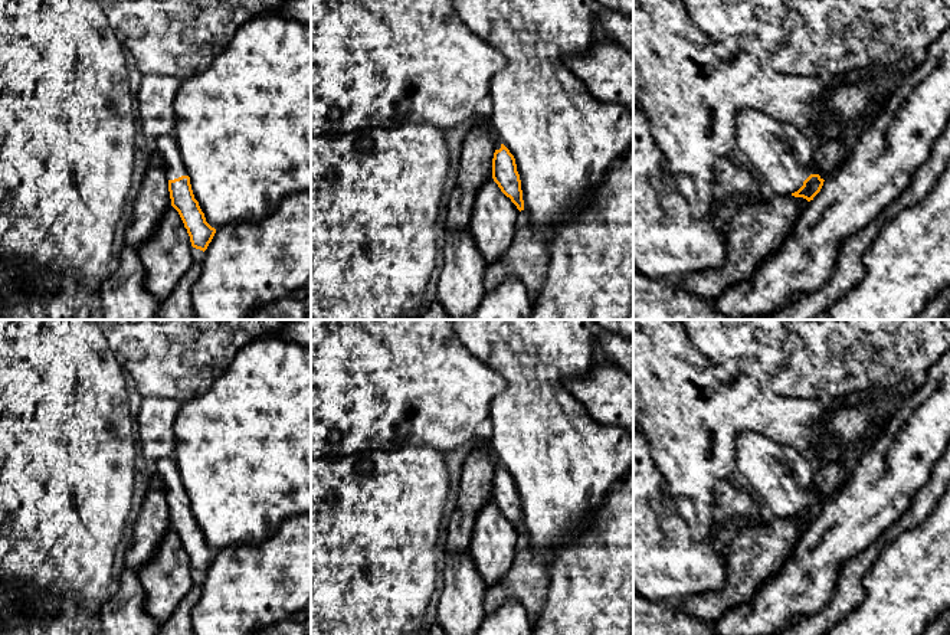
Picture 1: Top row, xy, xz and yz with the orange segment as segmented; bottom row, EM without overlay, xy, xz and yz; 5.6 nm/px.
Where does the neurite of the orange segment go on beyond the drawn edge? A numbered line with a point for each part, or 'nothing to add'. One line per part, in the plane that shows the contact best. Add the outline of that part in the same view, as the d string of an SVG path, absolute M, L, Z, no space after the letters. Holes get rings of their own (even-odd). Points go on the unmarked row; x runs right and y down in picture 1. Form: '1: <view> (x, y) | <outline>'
1: yz (779, 475) | M741 433L737 438L737 462L769 515L792 517L810 497L816 497L816 465L790 446L760 433Z

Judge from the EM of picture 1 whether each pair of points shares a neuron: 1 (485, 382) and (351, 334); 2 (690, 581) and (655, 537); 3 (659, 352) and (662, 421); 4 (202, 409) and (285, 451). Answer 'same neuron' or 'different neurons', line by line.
1: same neuron
2: same neuron
3: same neuron
4: same neuron

